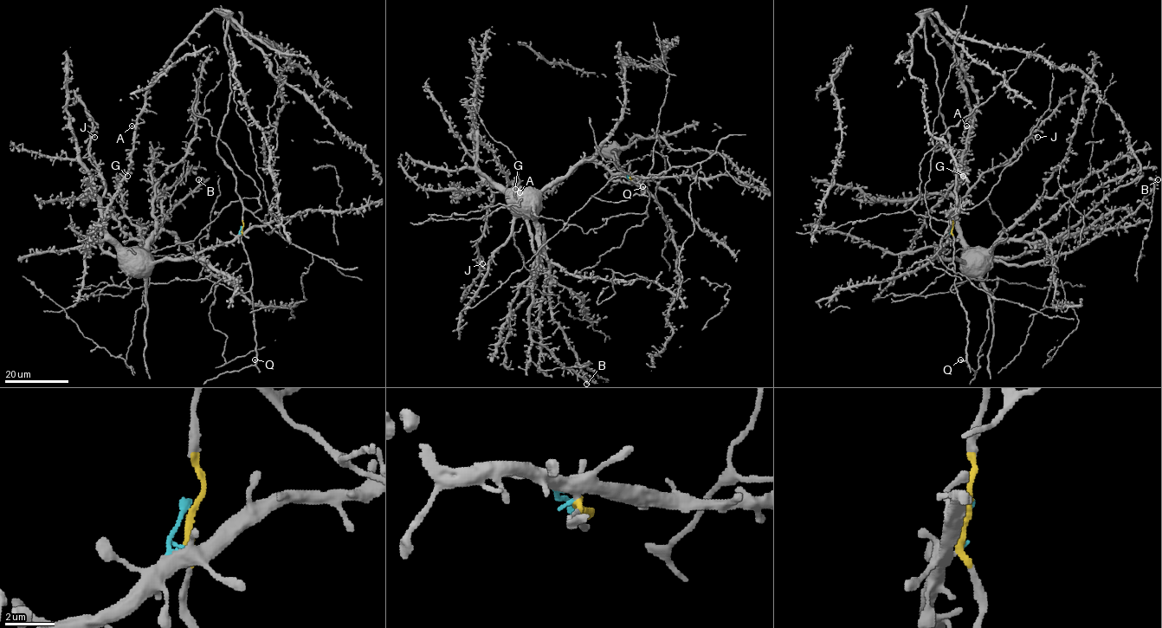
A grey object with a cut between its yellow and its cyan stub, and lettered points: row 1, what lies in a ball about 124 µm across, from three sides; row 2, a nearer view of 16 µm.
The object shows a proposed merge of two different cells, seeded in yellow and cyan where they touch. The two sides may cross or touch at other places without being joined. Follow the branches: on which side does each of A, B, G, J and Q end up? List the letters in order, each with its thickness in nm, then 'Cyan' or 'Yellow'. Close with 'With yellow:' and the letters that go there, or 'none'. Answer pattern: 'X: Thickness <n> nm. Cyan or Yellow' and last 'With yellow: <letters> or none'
A: Thickness 440 nm. Yellow
B: Thickness 360 nm. Cyan
G: Thickness 280 nm. Yellow
J: Thickness 400 nm. Cyan
Q: Thickness 460 nm. Yellow
With yellow: A, G, Q

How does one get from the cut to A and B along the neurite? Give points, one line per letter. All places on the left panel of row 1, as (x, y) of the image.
A: (242, 228), (235, 176), (216, 149), (231, 92), (223, 16), (213, 10), (174, 52), (131, 126)
B: (242, 228), (230, 242), (183, 258), (140, 261), (150, 262), (141, 231), (177, 205), (198, 179)

